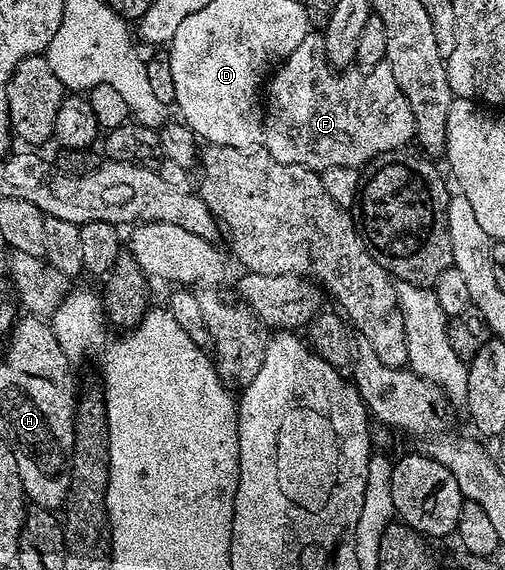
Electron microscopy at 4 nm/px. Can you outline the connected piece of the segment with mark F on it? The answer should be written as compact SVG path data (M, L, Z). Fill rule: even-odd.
M311 31L291 51L291 55L276 66L277 73L268 78L267 96L263 101L265 136L263 148L279 163L302 165L314 171L329 168L364 167L381 153L392 149L404 149L414 140L417 128L415 115L391 75L387 64L374 65L368 71L361 67L349 67L342 77L336 77L325 57L325 39L320 32Z

